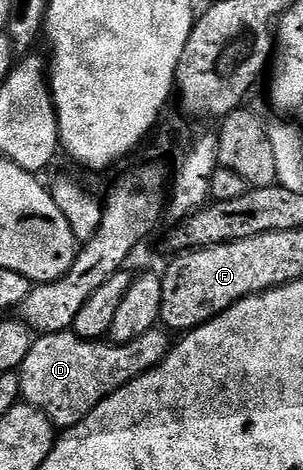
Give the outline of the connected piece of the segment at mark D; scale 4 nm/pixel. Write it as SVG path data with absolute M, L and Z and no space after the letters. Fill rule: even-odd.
M165 329L144 332L140 340L111 344L106 340L87 340L70 330L35 337L32 348L18 374L21 401L48 415L58 428L80 424L109 396L136 380L144 372L161 366L172 349L171 335Z

